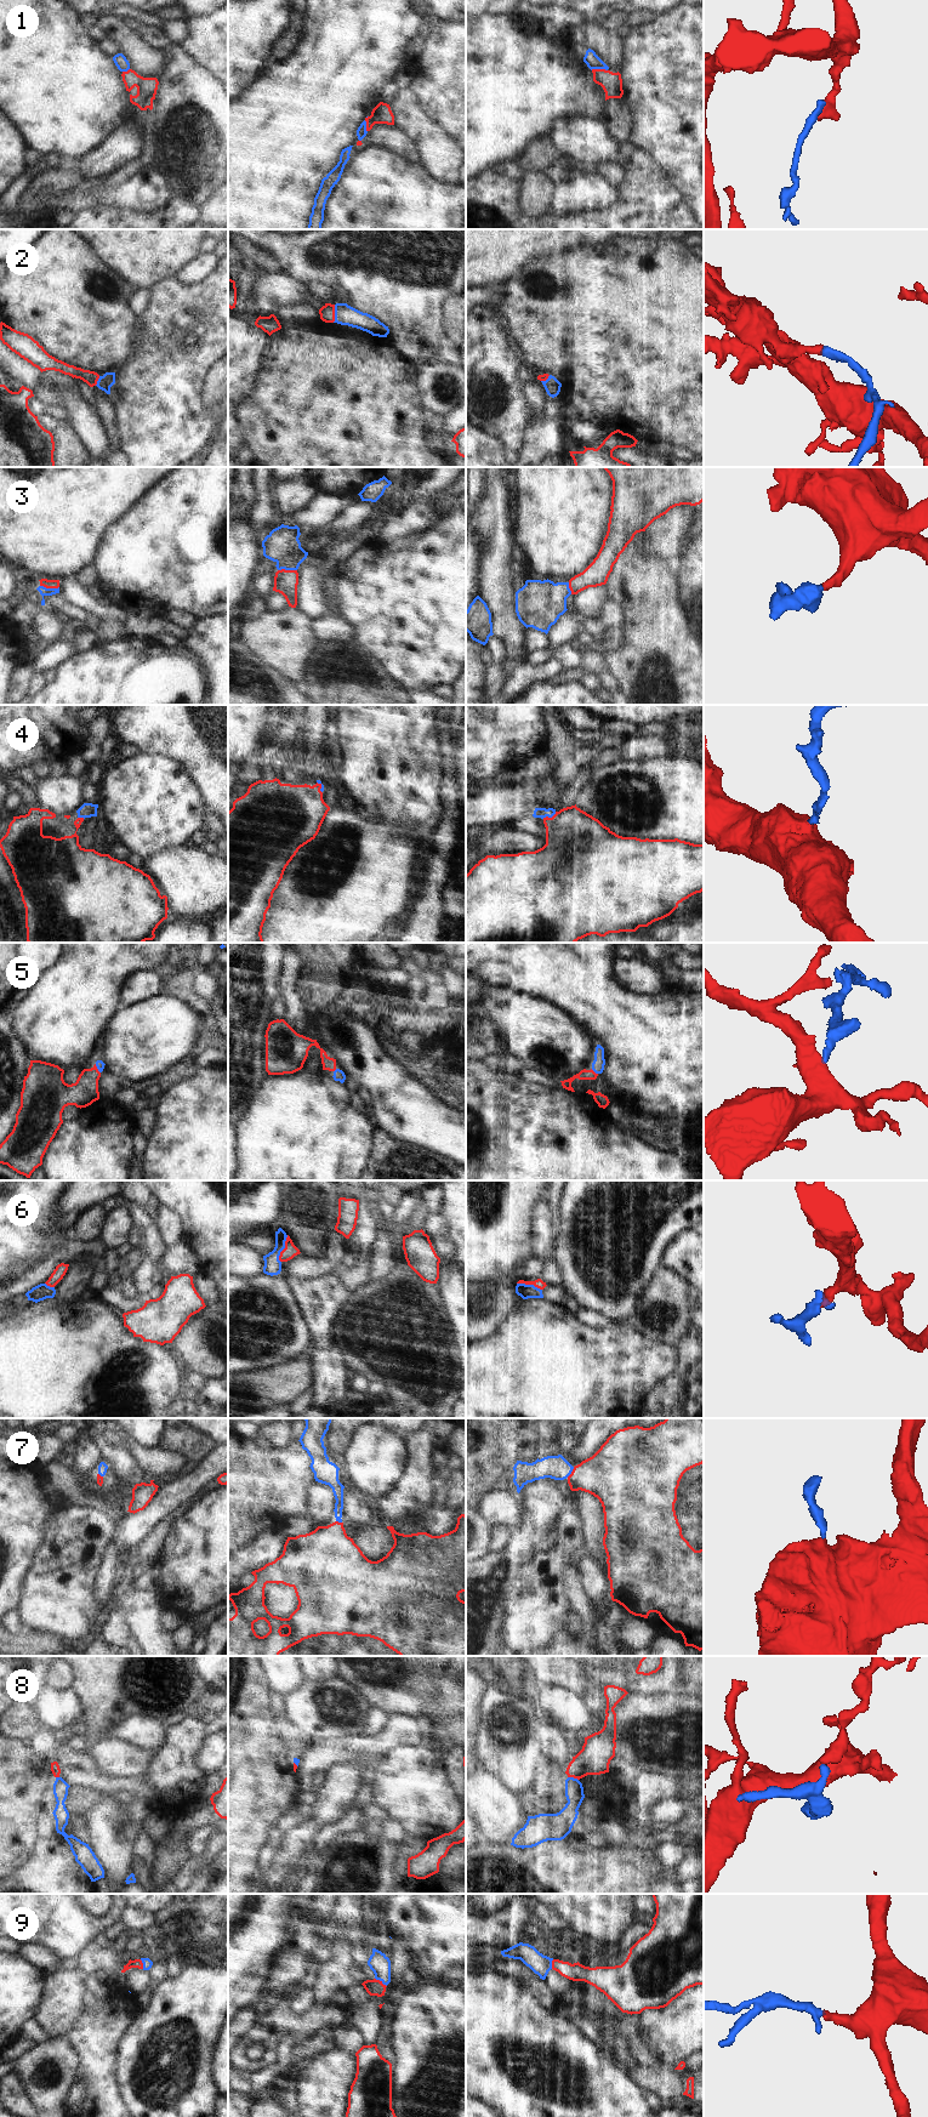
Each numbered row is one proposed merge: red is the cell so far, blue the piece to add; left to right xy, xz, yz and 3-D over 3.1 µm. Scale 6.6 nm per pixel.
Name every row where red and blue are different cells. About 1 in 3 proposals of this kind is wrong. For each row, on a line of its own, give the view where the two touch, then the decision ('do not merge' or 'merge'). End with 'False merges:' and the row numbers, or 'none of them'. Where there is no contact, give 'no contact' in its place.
1: contact in yz; do not merge
2: contact in xz; merge
3: contact in xy; merge
4: contact in yz; merge
5: contact in yz; merge
6: contact in xz; merge
7: contact in yz; merge
8: contact in yz; do not merge
9: contact in xz; merge
False merges: 1, 8

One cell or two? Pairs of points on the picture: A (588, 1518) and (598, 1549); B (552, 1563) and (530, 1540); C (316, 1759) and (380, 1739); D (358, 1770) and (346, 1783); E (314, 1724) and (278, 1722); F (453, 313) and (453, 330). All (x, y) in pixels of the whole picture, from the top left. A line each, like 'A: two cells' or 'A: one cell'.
A: one cell
B: two cells
C: one cell
D: one cell
E: two cells
F: one cell

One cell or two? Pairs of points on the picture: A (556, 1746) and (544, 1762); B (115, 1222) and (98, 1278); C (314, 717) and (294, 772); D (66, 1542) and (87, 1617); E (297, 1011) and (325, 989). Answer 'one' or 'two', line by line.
A: two
B: two
C: one
D: one
E: two

